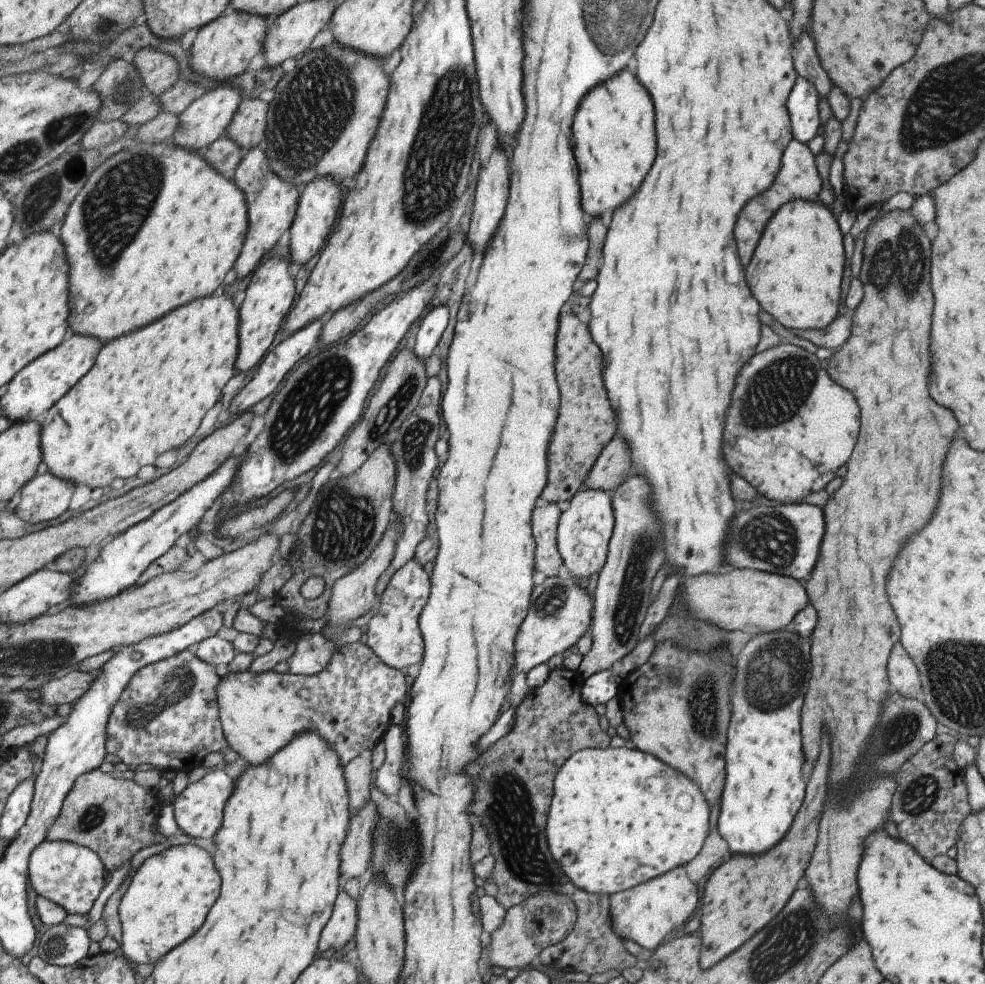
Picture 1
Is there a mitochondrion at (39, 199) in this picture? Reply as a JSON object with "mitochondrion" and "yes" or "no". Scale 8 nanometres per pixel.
{"mitochondrion":"yes"}

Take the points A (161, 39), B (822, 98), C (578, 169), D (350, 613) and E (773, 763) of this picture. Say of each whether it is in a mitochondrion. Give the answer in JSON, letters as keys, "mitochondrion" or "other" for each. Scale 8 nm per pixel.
{"A":"other","B":"other","C":"other","D":"other","E":"other"}

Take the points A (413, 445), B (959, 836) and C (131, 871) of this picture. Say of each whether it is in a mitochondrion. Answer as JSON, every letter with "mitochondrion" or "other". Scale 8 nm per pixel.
{"A":"mitochondrion","B":"other","C":"other"}

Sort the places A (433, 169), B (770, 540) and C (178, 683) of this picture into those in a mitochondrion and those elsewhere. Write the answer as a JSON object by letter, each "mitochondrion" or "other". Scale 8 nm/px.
{"A":"mitochondrion","B":"mitochondrion","C":"mitochondrion"}

